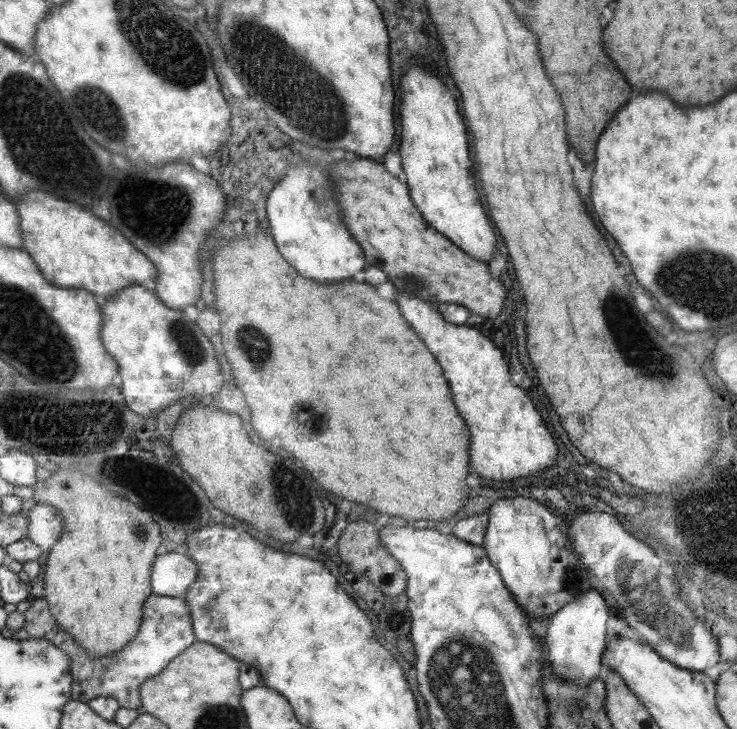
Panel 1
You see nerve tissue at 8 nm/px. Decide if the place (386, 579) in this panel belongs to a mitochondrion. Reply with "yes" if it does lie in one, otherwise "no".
no

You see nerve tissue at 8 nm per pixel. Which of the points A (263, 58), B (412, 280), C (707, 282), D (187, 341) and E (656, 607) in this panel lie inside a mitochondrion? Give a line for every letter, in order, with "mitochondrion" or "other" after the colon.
A: mitochondrion
B: mitochondrion
C: mitochondrion
D: mitochondrion
E: mitochondrion

